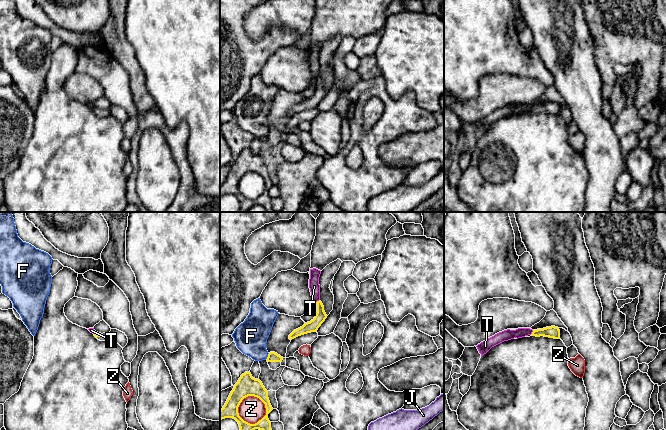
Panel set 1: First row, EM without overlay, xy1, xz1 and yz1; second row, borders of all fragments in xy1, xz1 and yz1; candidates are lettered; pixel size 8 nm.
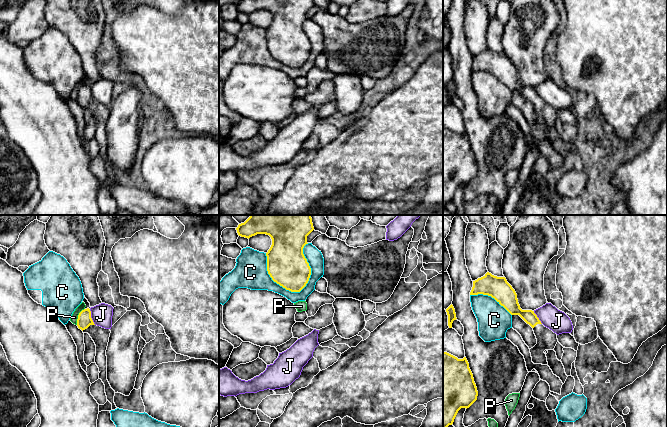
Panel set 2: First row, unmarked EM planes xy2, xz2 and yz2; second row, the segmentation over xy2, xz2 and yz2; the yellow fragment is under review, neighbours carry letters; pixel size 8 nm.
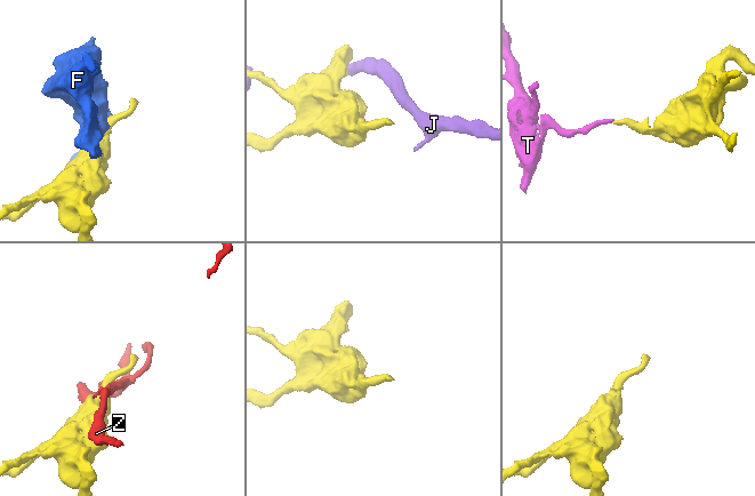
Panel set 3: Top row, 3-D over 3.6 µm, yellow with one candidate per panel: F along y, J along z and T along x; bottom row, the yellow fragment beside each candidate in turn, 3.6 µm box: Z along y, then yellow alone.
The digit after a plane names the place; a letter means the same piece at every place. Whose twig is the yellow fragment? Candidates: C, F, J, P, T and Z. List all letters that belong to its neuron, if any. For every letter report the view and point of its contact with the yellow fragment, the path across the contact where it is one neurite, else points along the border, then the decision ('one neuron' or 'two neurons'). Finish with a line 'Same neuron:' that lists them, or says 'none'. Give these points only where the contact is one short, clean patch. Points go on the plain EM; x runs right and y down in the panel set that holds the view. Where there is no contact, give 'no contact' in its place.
C: xz2 (310, 49) | two neurons
F: xz1 (268, 132) | along xz1 (269, 129), (265, 135) | two neurons
J: xy2 (90, 93) | two neurons
P: xy2 (78, 92) | two neurons
T: yz1 (532, 108) | along yz1 (533, 106), (530, 110) | two neurons
Z: xz1 (249, 199) | two neurons
Same neuron: none

